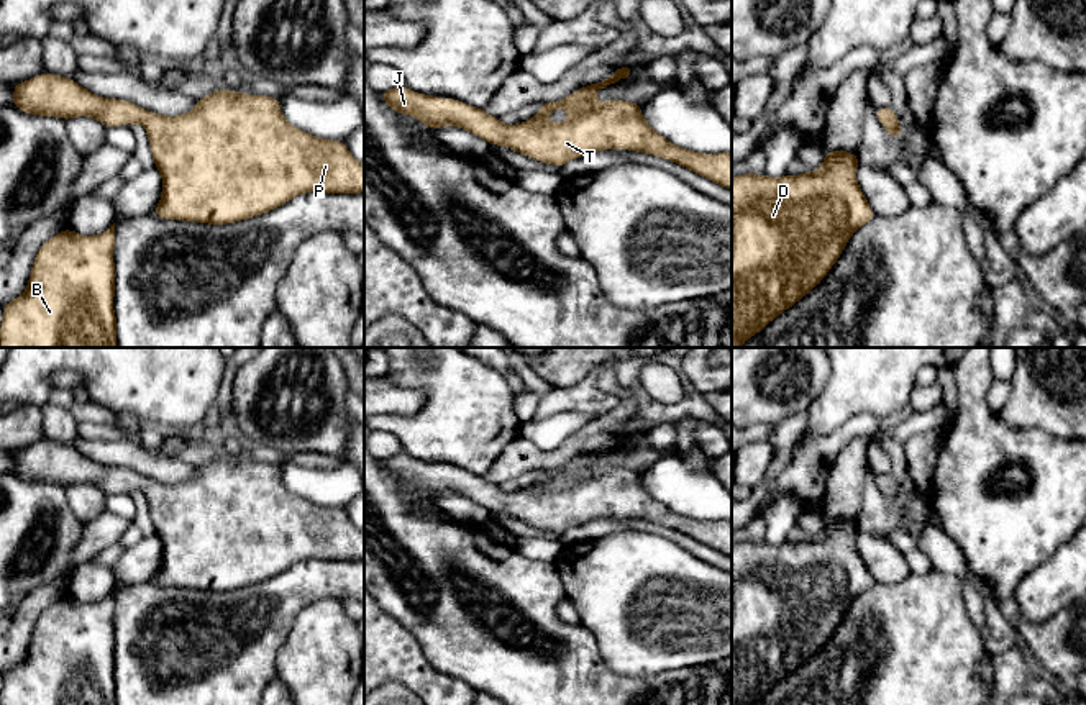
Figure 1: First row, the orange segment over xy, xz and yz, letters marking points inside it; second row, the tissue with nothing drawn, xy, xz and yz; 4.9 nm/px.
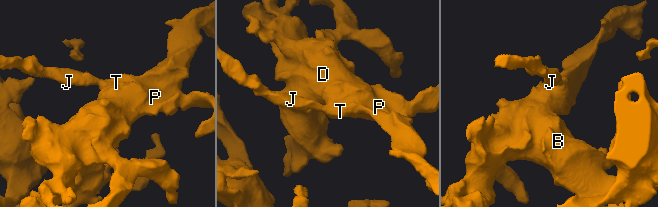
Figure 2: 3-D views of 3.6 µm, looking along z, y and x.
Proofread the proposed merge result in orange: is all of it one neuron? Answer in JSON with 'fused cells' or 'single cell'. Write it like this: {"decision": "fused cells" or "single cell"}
{"decision": "single cell"}

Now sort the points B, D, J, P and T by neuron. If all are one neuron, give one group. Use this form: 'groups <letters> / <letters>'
groups B D J P T

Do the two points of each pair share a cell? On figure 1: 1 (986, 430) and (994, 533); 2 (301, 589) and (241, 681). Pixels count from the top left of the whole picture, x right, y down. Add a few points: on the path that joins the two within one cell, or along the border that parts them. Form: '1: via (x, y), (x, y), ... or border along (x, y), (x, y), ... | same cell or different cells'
1: via (983, 456), (978, 491), (993, 507) | same cell
2: via (278, 612), (263, 638), (243, 658) | same cell

